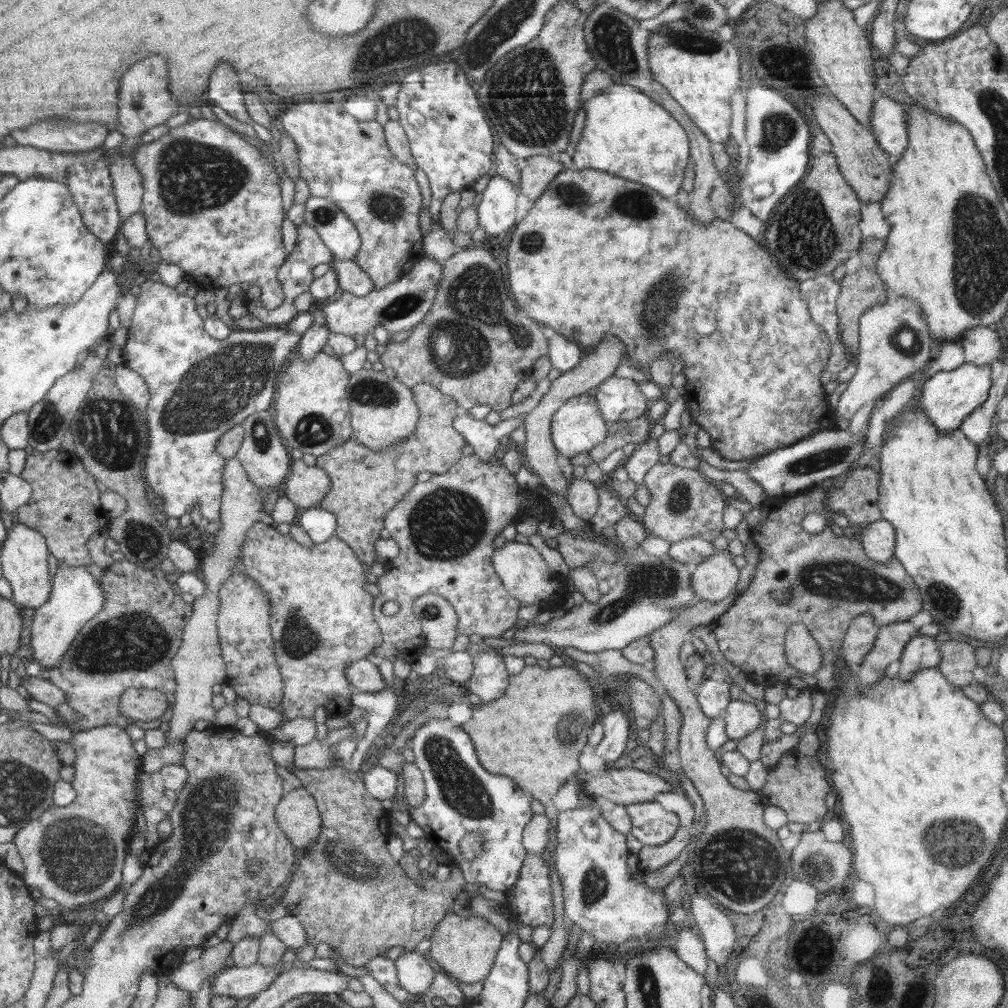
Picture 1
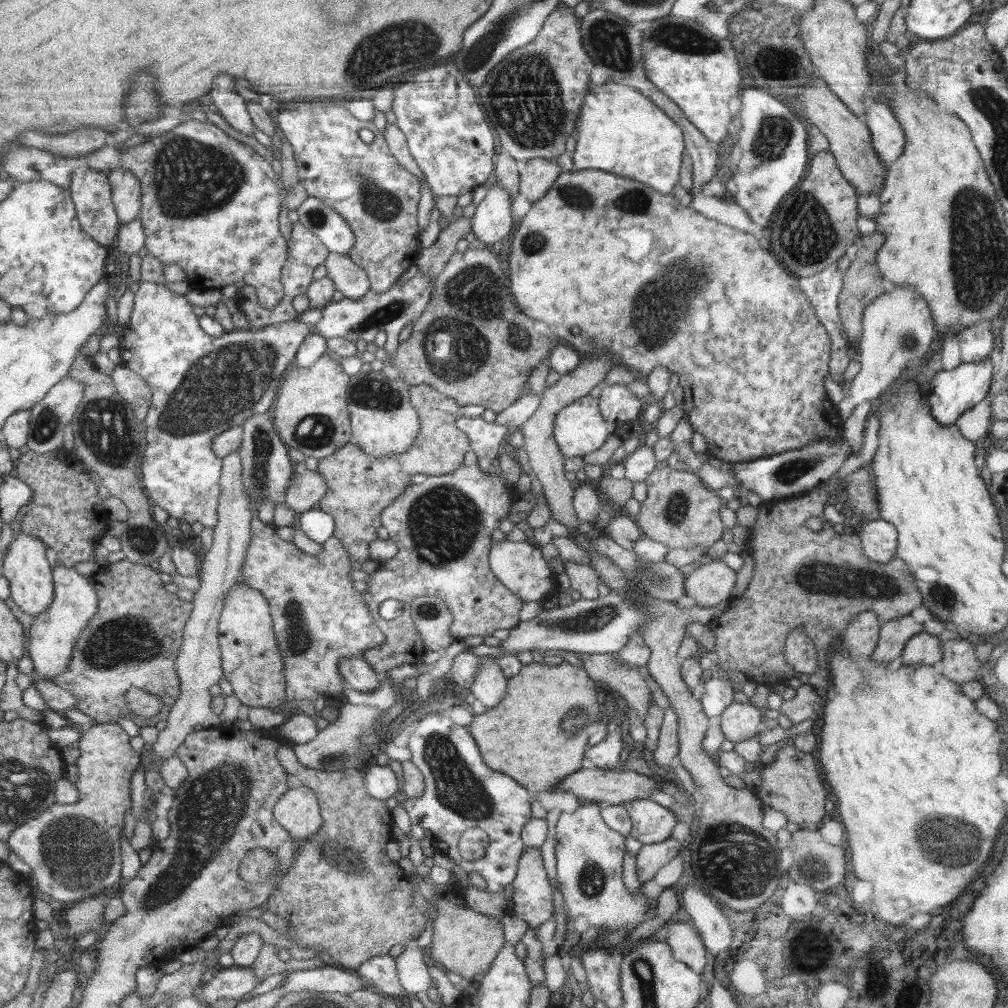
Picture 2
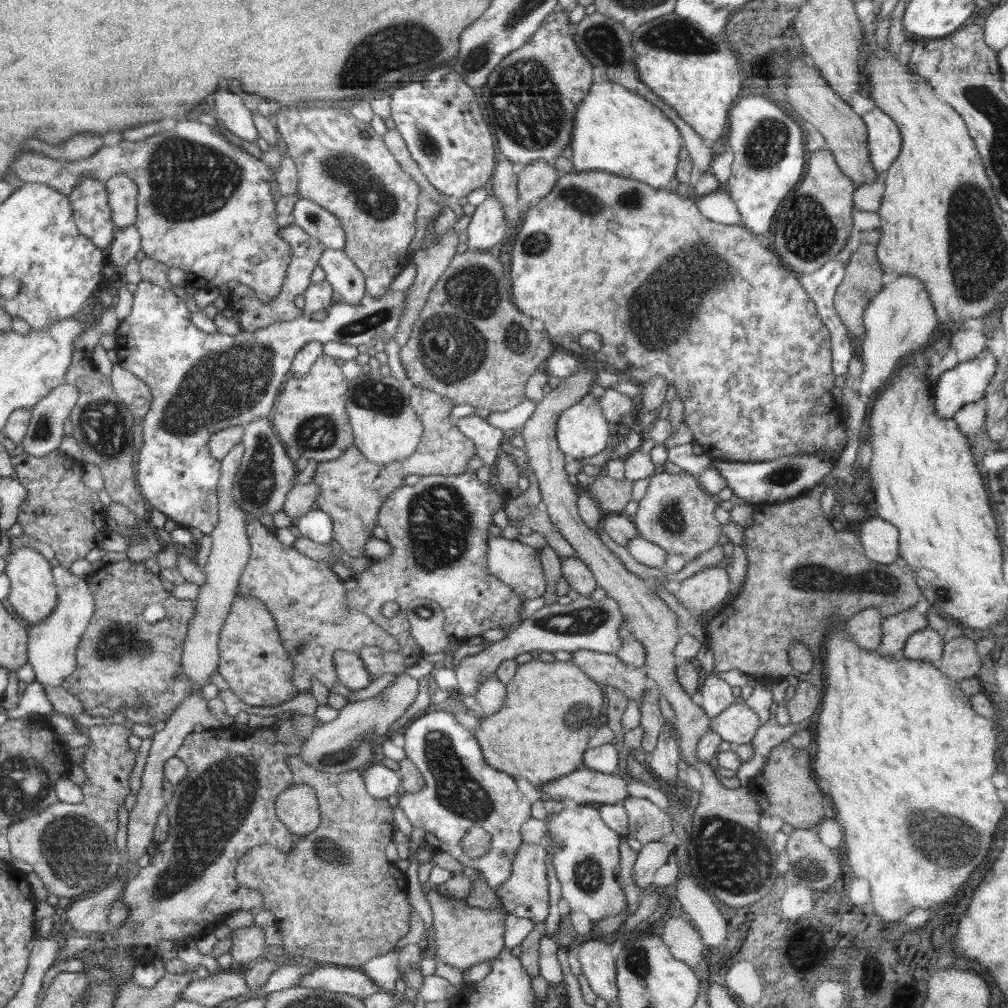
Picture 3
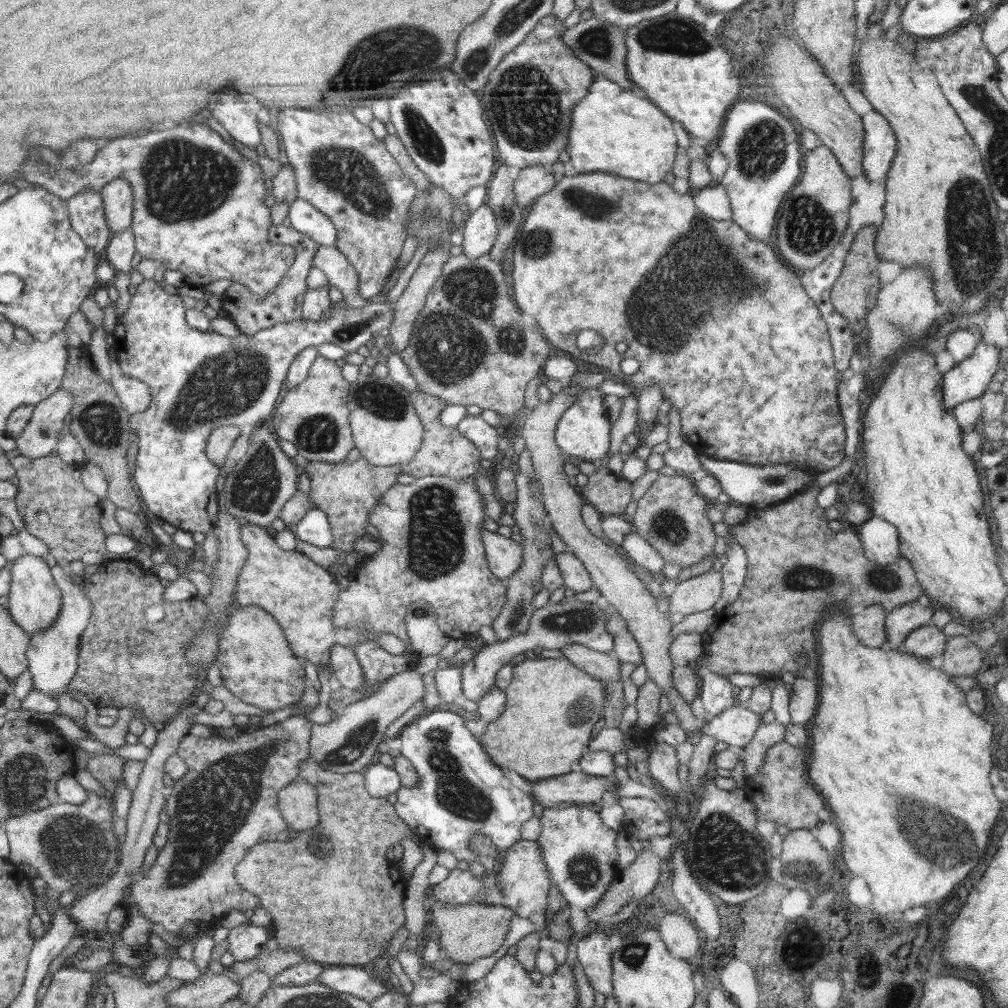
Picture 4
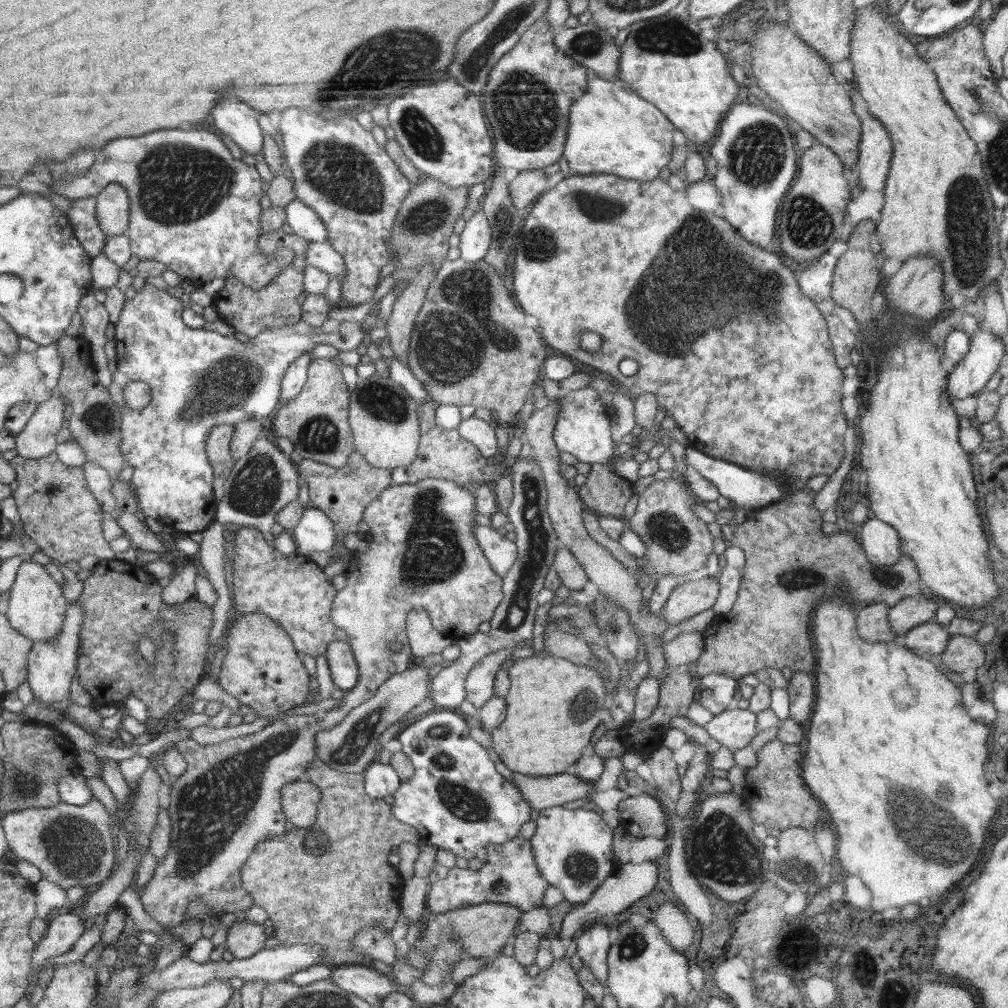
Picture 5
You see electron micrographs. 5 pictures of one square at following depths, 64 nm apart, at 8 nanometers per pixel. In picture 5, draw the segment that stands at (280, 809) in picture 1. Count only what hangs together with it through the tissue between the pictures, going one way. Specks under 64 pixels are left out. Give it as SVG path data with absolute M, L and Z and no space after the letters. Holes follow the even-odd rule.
M293 781L287 783L280 791L284 816L290 826L300 829L314 826L320 800L320 790L310 782Z

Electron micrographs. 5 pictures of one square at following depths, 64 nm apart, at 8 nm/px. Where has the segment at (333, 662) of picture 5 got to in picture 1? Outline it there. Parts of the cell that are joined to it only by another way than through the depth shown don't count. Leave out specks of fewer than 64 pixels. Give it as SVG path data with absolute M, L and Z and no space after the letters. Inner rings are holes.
M367 657L348 663L345 673L350 684L353 684L358 691L378 692L389 687L384 682L380 669Z

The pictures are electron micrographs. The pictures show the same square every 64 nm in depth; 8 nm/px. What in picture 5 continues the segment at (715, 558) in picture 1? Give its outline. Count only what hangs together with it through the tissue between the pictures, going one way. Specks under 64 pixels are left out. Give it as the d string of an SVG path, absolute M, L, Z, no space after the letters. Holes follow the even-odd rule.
M710 576L694 581L685 579L673 588L661 615L668 626L681 624L684 620L715 605L720 585L718 580L712 579Z

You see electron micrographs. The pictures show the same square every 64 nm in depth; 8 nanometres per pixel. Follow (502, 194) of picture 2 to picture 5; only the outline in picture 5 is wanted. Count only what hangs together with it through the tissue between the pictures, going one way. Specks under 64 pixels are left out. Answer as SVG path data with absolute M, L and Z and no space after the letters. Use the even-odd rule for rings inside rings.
M479 207L473 216L466 221L466 226L459 235L461 257L468 263L483 260L492 242L492 229L486 215Z

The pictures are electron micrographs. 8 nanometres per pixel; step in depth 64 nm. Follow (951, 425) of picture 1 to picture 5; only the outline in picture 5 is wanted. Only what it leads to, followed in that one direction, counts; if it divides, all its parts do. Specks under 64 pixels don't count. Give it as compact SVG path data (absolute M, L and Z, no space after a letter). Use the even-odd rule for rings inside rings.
M978 323L976 334L971 336L968 352L949 373L947 389L951 403L985 390L984 386L998 370L1000 360L1005 354L1004 344L981 323Z

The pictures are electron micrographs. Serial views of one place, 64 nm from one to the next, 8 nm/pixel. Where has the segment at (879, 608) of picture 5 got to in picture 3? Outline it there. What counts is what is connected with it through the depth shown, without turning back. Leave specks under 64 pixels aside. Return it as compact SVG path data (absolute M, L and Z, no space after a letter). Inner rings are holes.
M874 607L862 609L844 622L849 637L867 651L876 651L882 638L882 616Z

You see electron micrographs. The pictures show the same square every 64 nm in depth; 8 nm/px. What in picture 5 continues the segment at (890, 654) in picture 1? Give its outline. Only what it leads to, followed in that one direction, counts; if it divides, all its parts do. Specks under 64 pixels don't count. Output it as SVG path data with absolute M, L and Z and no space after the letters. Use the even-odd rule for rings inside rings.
M929 593L925 598L921 596L906 597L899 600L894 606L889 608L888 620L892 630L897 634L897 638L902 638L911 628L924 622L932 622L937 611L936 599Z

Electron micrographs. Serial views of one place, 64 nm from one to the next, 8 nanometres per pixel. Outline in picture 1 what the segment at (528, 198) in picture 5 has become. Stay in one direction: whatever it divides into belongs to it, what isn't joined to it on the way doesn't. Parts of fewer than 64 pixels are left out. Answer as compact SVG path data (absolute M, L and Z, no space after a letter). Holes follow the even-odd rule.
M532 156L520 161L521 183L519 188L522 194L535 201L546 187L562 172L563 166L558 158L550 156Z

